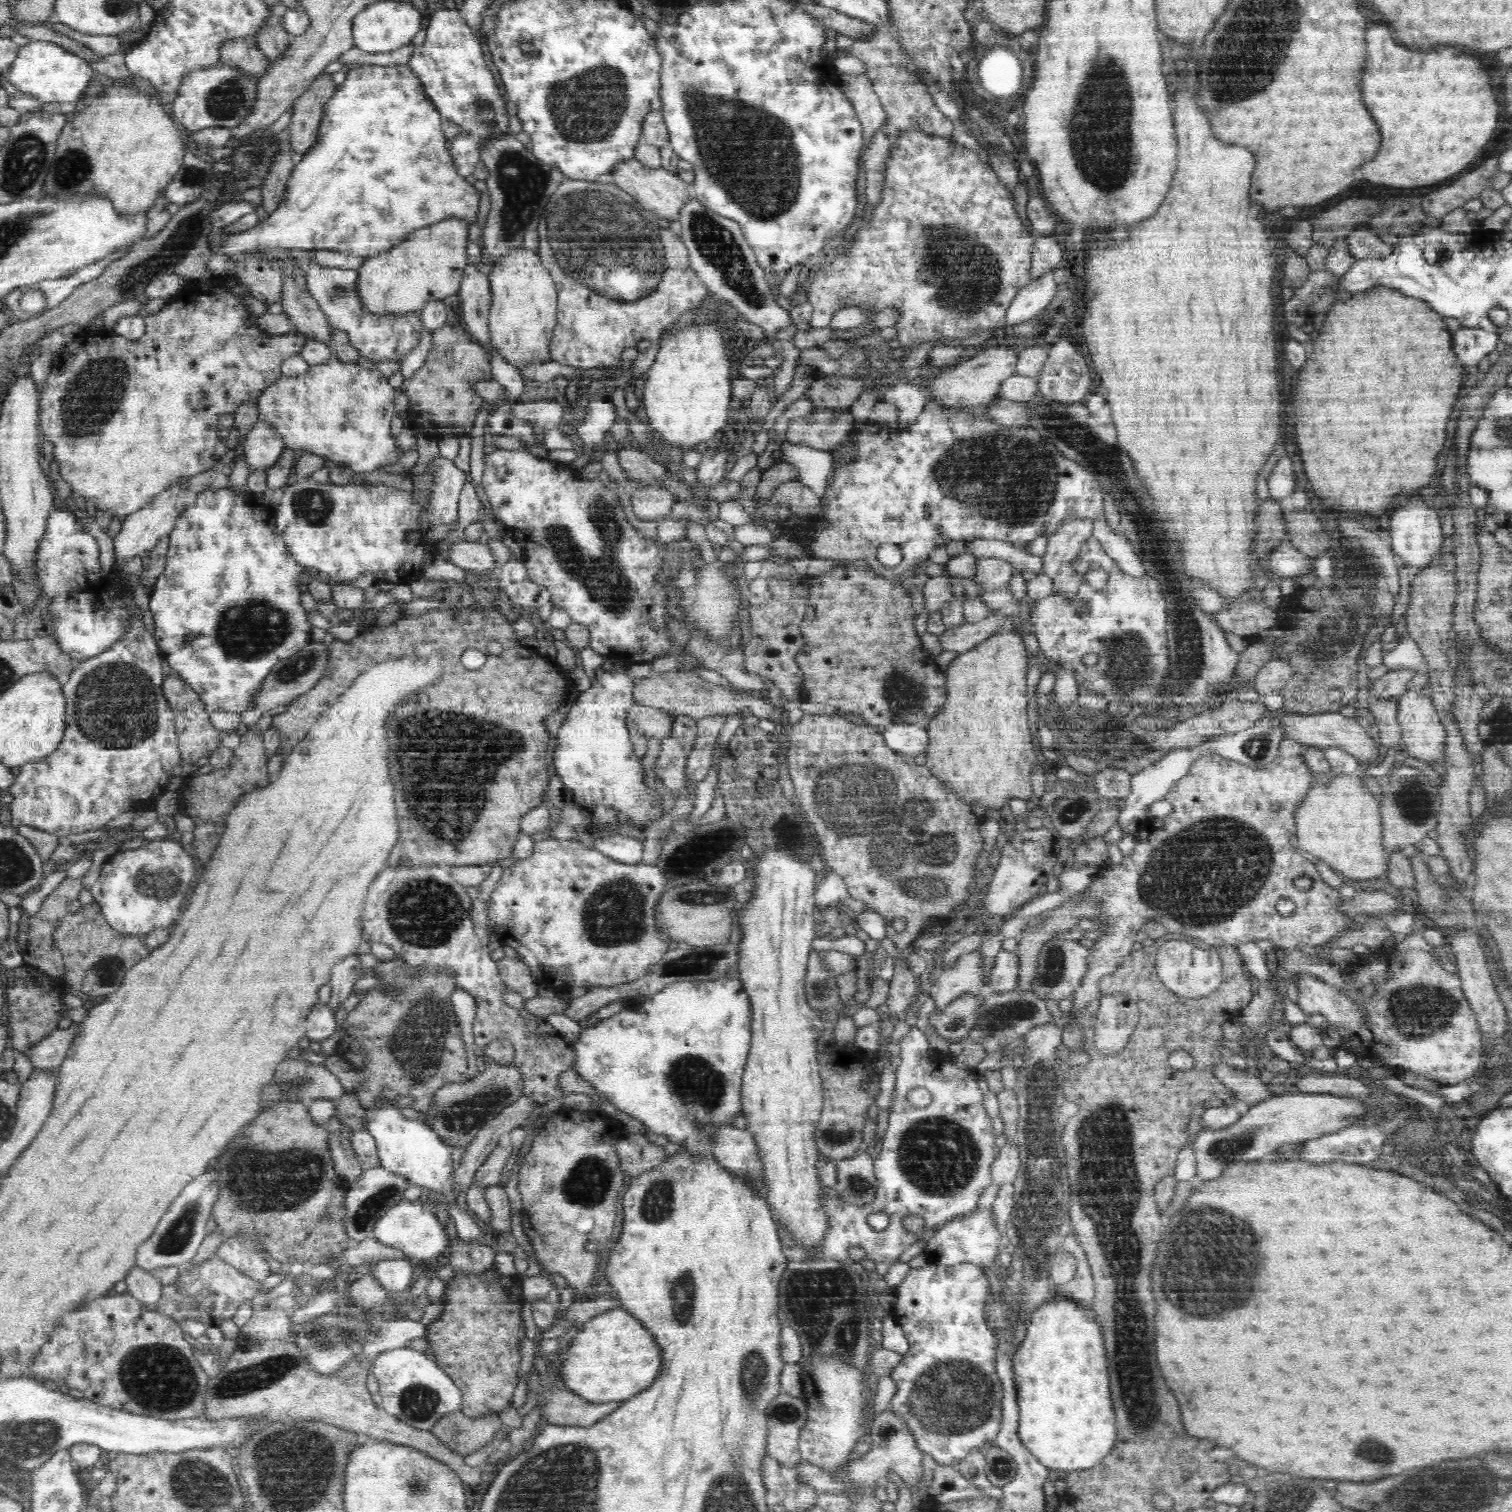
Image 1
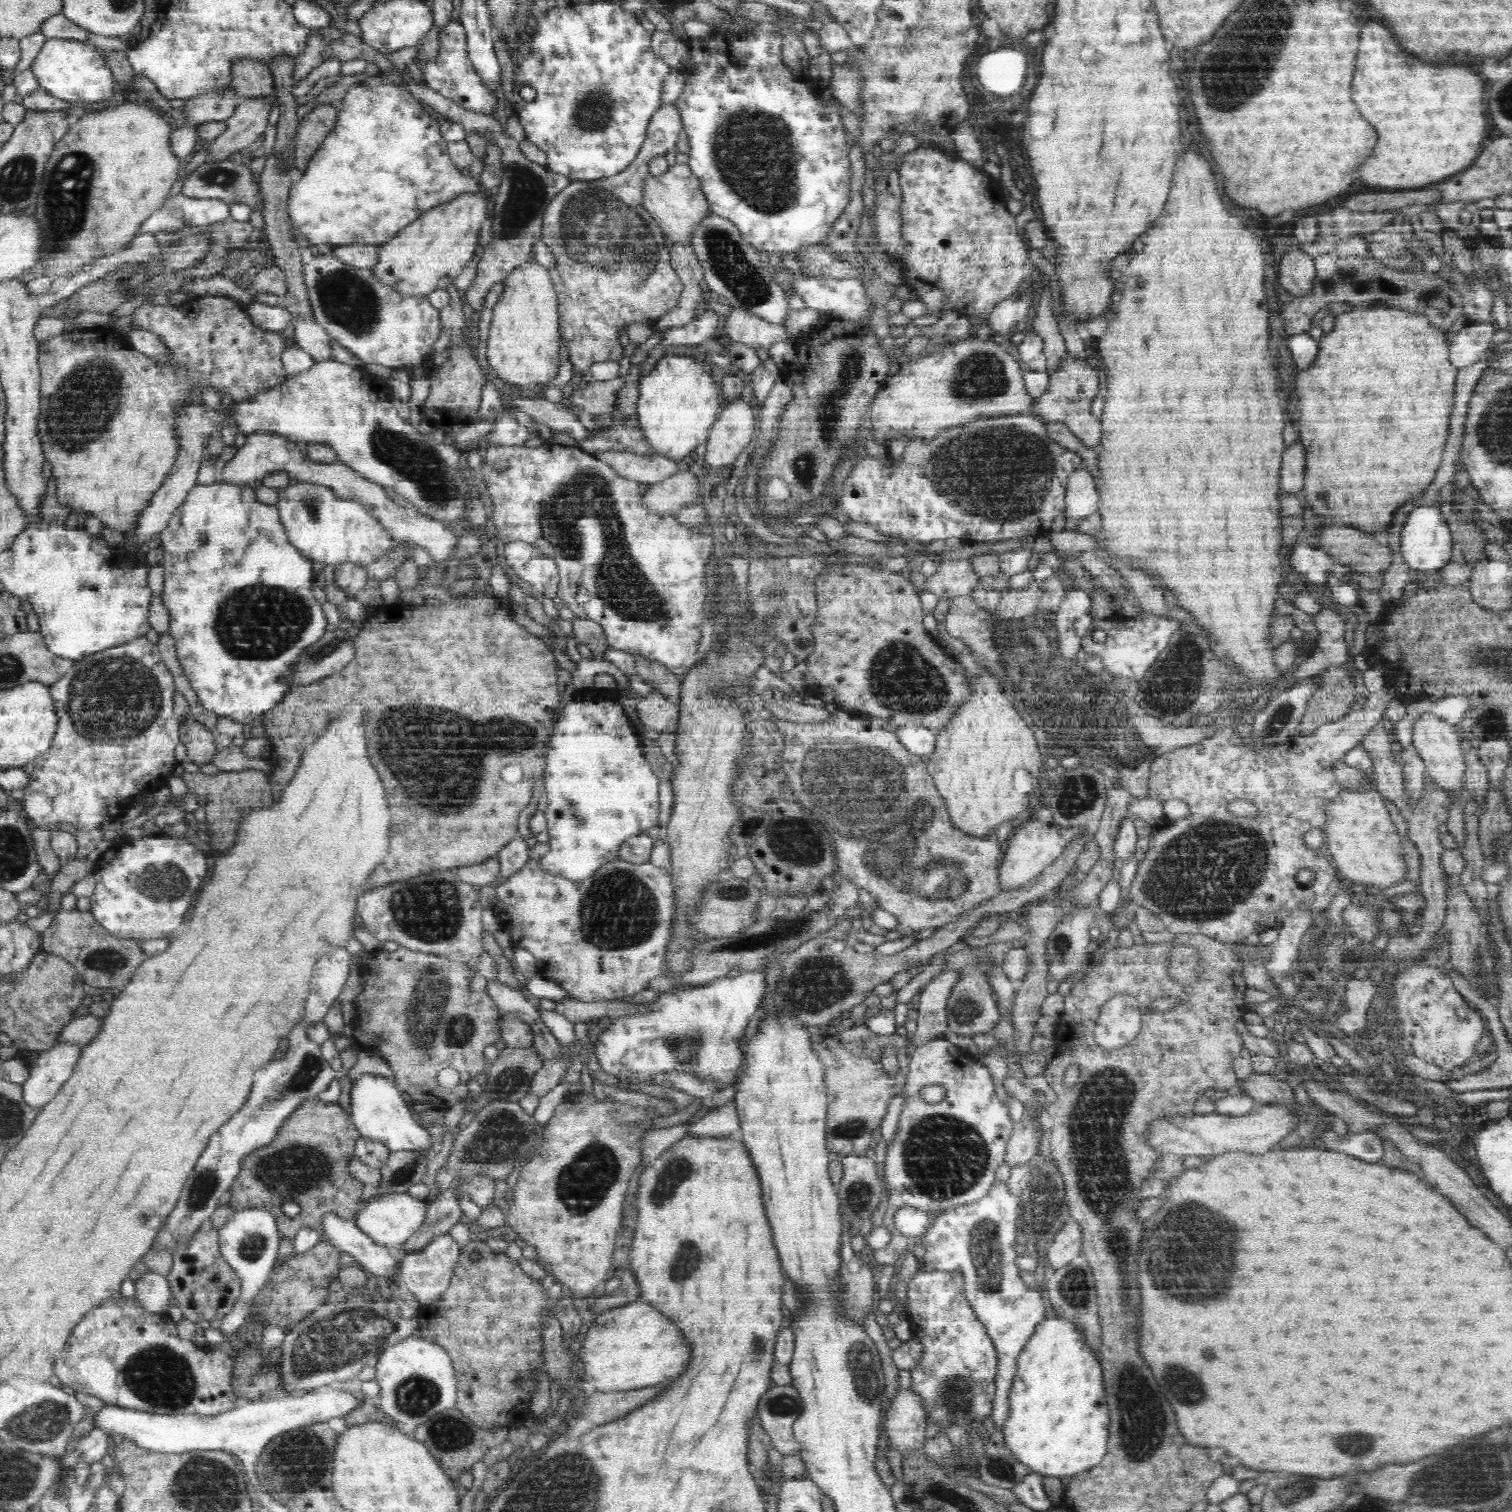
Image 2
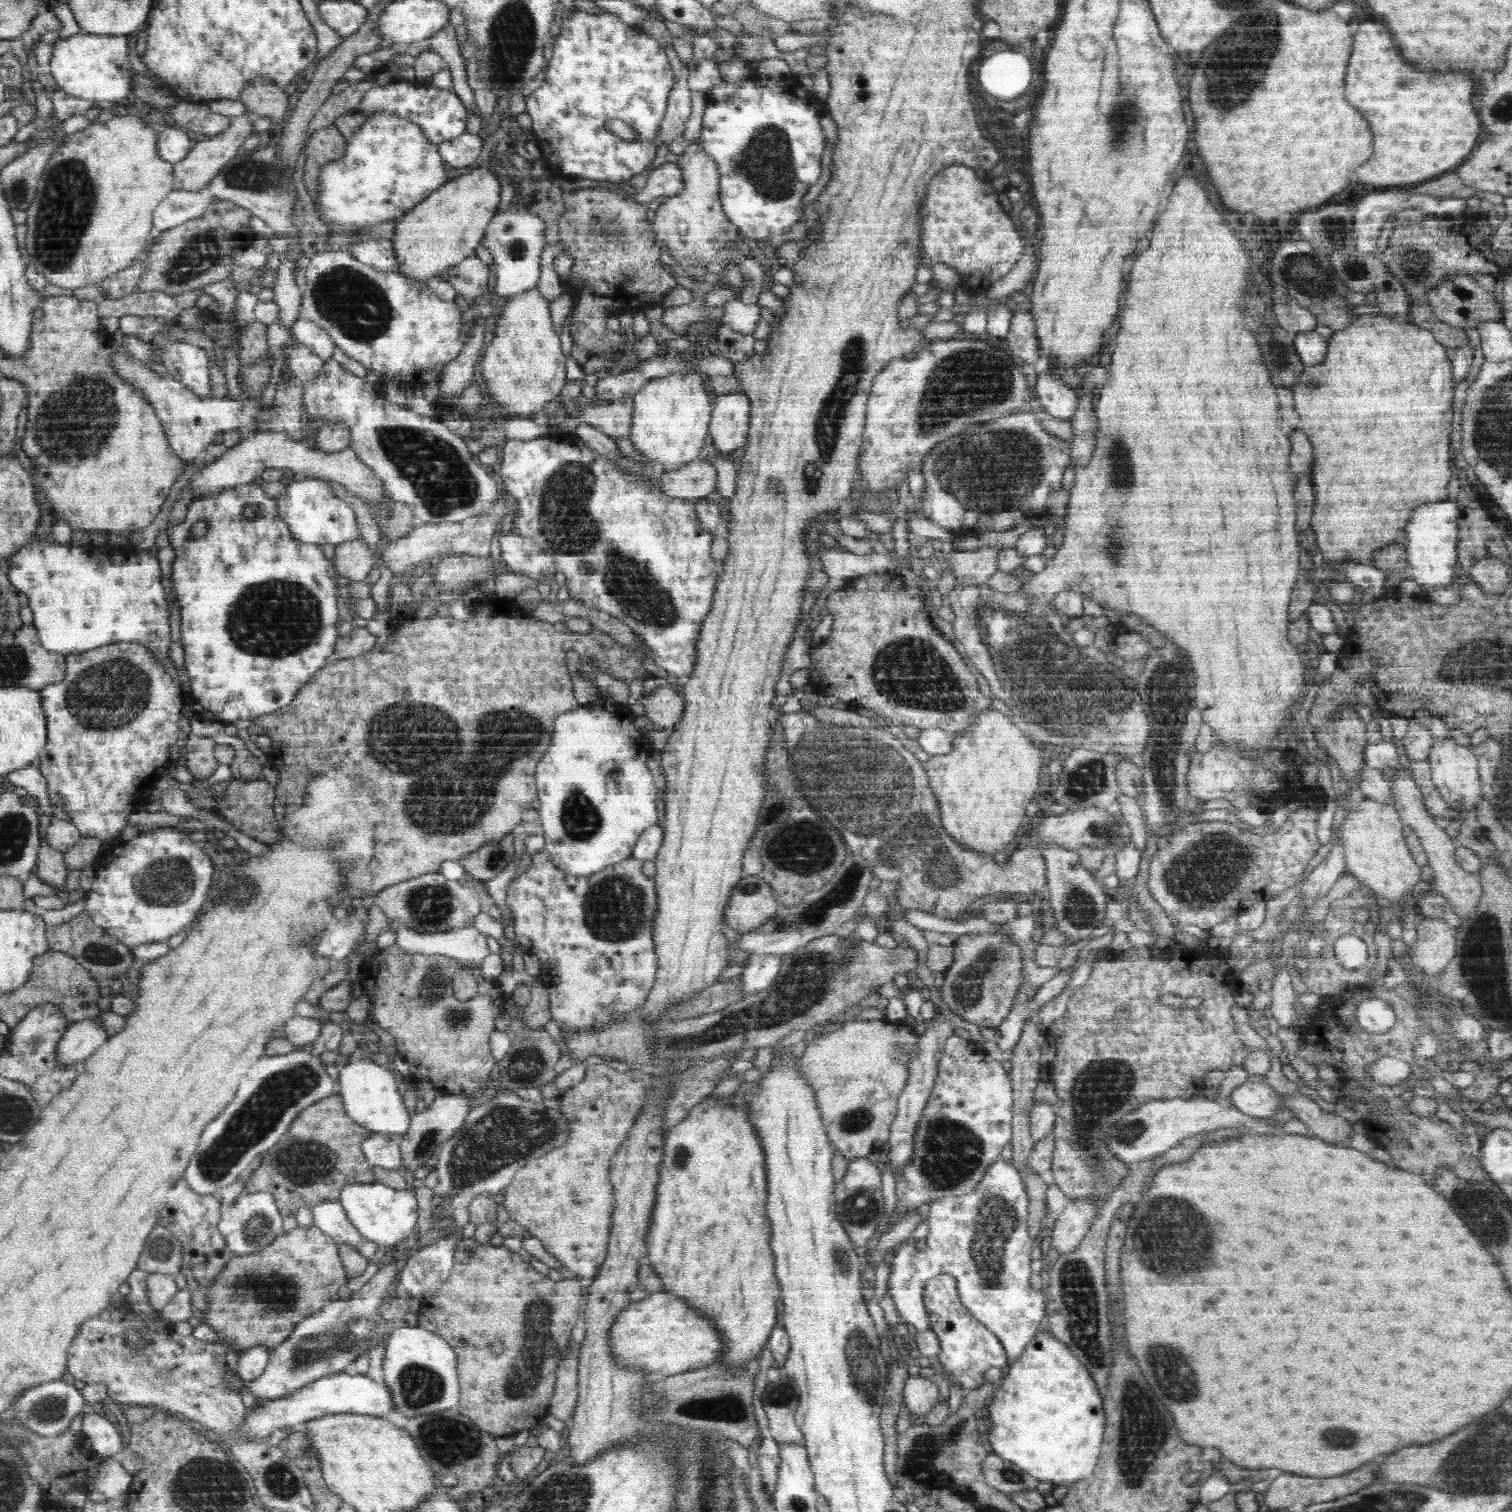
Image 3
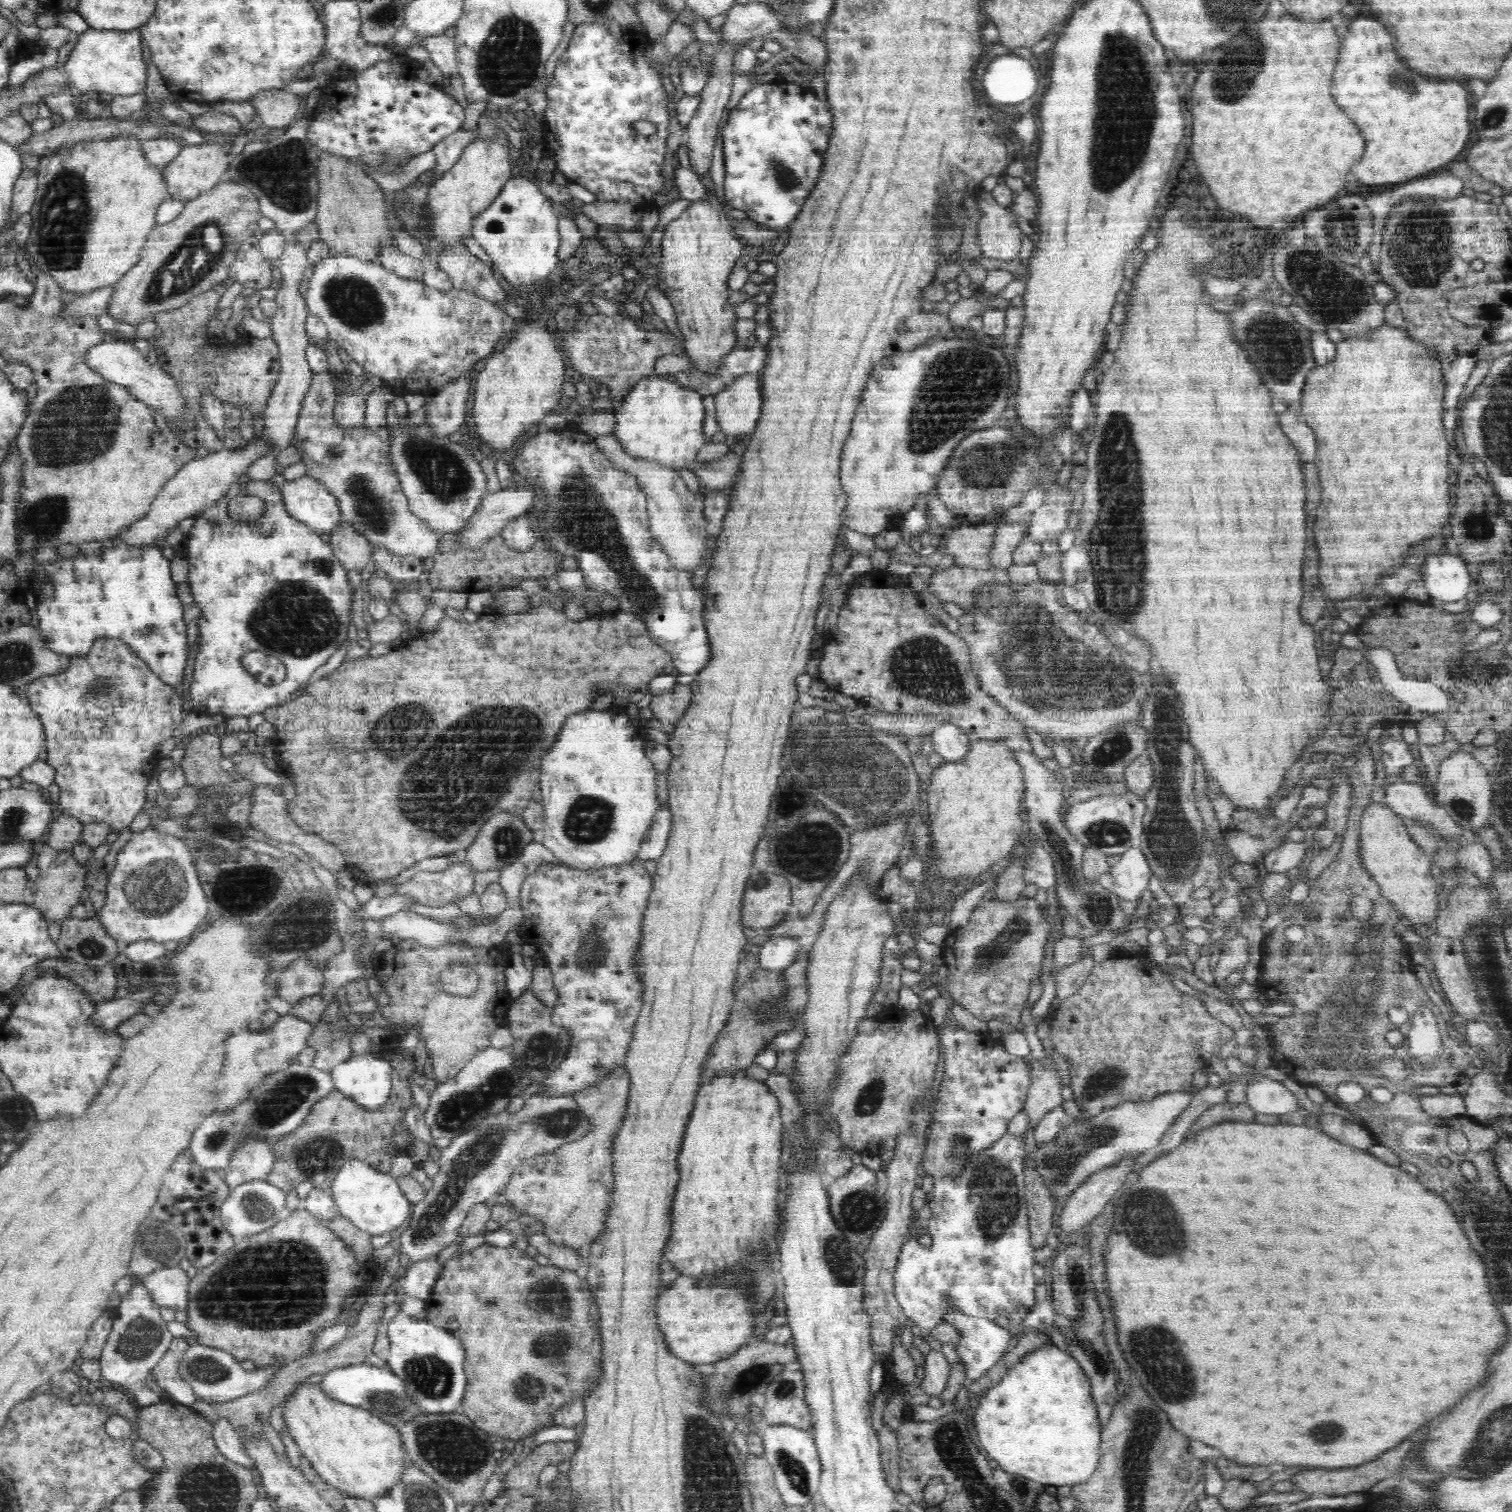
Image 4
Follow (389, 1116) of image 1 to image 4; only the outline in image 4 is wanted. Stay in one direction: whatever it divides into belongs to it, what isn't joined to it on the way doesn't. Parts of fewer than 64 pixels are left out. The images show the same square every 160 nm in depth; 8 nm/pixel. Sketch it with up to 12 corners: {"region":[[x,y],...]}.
{"region":[[352,1056],[331,1072],[335,1089],[363,1108],[388,1102],[388,1061]]}

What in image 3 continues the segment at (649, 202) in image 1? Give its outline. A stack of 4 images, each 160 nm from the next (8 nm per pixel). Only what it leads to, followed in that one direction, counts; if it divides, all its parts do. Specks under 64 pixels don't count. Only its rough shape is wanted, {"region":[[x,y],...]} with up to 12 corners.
{"region":[[692,140],[684,187],[653,227],[694,278],[739,229],[720,202],[720,170]]}

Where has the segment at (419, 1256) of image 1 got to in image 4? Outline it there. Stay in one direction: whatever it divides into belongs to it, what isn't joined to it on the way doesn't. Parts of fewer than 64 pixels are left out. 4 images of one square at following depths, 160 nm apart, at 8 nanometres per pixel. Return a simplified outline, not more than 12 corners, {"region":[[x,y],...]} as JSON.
{"region":[[345,1161],[329,1190],[338,1214],[371,1236],[390,1233],[413,1204],[398,1180]]}

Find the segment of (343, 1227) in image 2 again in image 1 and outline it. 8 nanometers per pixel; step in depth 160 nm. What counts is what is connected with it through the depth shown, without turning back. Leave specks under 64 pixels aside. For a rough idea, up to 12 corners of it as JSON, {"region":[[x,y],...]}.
{"region":[[406,1258],[378,1260],[370,1275],[387,1291],[410,1289],[416,1264]]}

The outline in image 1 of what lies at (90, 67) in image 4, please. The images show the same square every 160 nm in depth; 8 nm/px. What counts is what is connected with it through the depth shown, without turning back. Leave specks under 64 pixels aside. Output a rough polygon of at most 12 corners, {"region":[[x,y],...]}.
{"region":[[56,43],[20,47],[5,77],[42,103],[77,102],[94,71]]}

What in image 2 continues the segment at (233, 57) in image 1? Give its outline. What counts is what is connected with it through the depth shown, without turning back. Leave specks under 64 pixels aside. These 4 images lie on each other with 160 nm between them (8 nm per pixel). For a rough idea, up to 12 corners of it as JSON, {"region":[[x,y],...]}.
{"region":[[235,61],[231,86],[244,100],[270,100],[275,82],[267,64]]}

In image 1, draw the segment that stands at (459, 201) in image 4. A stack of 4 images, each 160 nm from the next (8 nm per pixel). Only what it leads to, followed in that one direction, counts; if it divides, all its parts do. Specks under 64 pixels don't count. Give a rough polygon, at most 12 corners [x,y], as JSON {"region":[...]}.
{"region":[[466,220],[428,224],[357,268],[364,313],[459,292]]}

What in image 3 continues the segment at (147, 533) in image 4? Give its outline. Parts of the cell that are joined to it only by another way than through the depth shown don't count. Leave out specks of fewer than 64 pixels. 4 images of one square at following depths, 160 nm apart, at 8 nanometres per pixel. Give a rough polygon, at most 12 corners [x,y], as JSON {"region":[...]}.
{"region":[[256,431],[190,478],[194,496],[280,468],[331,480],[362,502],[383,482],[347,447],[324,453]]}

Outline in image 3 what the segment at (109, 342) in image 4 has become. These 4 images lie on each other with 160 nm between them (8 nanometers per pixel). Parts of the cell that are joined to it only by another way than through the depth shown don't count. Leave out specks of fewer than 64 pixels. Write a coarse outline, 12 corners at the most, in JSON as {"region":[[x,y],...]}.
{"region":[[111,337],[110,365],[144,391],[171,449],[194,461],[218,432],[251,434],[259,400],[200,398],[168,373],[152,376]]}

